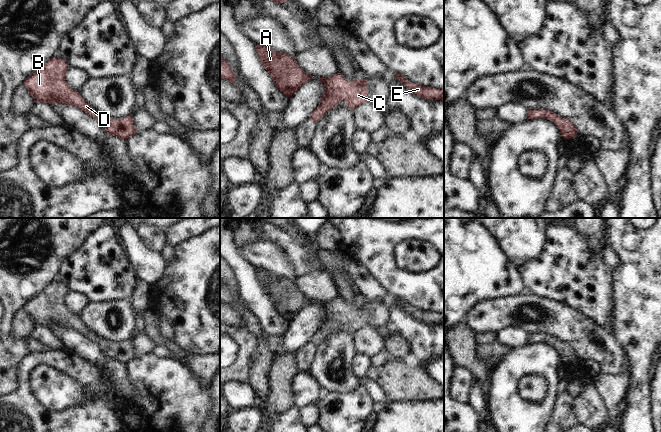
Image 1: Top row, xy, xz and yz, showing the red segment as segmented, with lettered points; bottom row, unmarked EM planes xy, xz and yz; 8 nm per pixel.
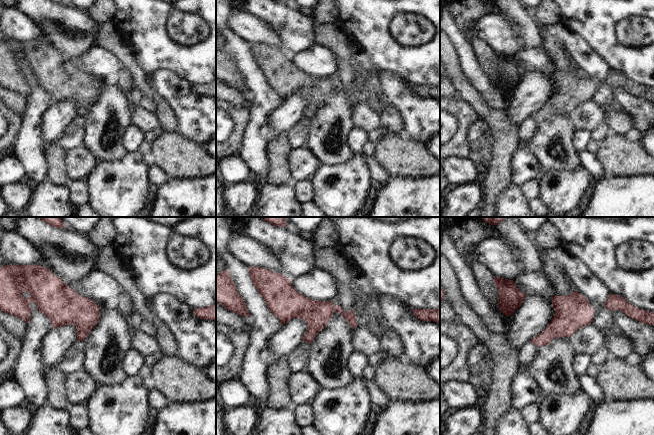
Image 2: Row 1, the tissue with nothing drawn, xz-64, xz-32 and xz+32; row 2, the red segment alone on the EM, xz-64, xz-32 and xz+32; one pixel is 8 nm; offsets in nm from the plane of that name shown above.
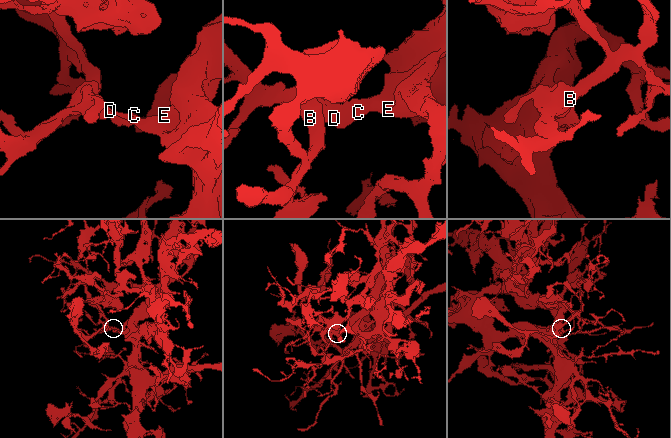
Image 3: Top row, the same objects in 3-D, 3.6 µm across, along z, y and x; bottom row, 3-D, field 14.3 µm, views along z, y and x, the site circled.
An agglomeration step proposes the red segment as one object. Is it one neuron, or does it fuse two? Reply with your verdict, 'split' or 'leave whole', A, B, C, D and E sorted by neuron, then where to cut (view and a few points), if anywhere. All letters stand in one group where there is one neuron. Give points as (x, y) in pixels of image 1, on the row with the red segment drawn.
leave whole | A B C D E | no cut

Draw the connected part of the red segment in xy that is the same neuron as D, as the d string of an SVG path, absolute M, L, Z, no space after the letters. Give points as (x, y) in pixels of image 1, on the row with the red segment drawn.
M52 57L42 68L31 74L23 83L34 102L47 104L63 103L75 106L98 120L108 136L116 136L127 140L137 133L132 115L114 119L104 116L91 107L79 94L69 87L65 81L65 73L69 65L62 58Z

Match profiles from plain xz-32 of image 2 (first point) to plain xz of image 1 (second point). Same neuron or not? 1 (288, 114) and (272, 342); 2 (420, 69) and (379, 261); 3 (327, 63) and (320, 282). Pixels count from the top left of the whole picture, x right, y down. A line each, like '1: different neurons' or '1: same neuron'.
1: different neurons
2: same neuron
3: same neuron

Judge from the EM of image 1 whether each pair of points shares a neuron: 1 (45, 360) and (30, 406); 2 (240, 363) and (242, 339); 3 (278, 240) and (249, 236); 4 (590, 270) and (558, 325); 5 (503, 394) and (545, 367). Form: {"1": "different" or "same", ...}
{"1": "same", "2": "same", "3": "different", "4": "different", "5": "same"}

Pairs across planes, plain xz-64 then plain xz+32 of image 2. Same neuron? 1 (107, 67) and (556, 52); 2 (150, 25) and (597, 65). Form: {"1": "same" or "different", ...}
{"1": "different", "2": "different"}

